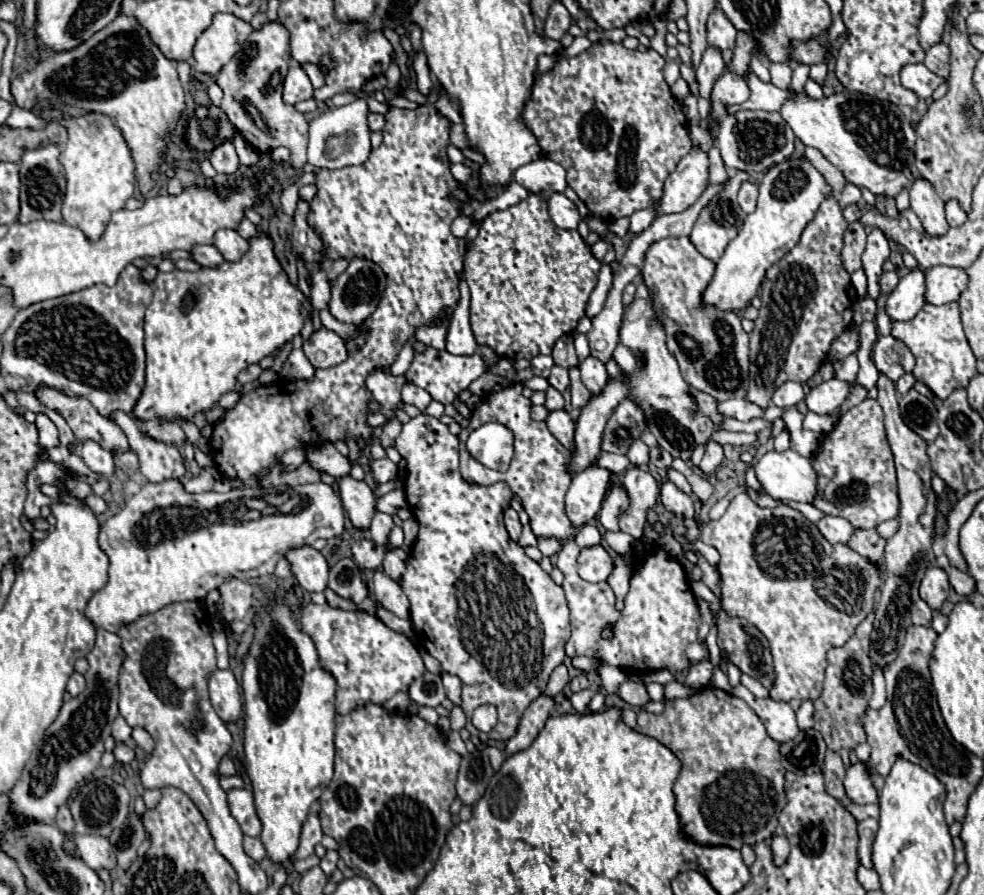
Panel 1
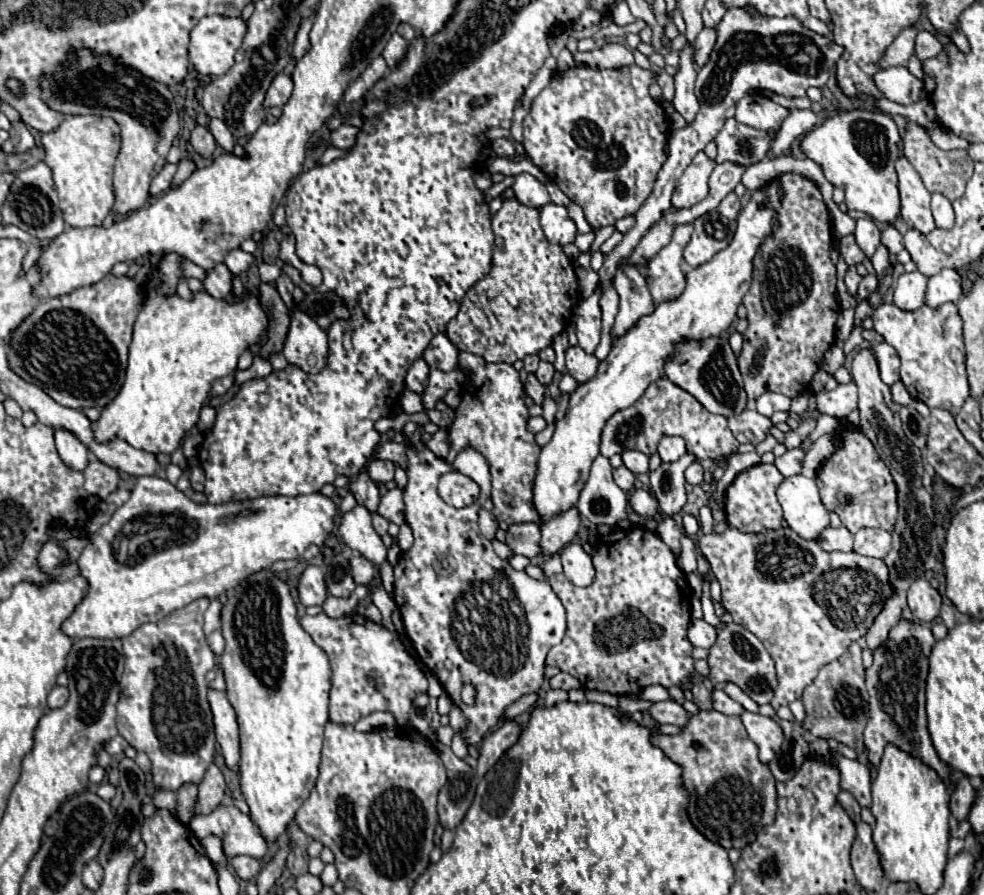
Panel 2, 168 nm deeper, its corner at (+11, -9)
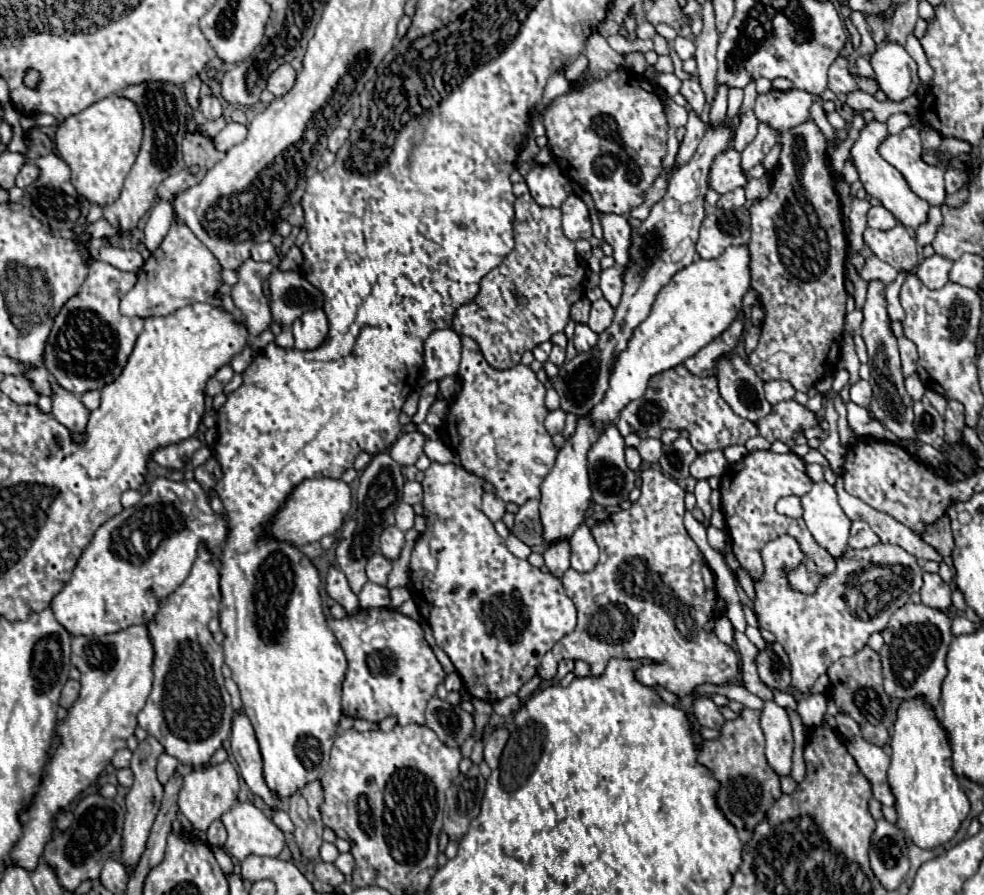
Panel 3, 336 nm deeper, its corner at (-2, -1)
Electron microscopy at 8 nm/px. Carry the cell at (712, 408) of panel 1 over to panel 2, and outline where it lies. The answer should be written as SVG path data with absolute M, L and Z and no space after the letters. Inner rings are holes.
M662 377L656 383L652 383L634 405L618 411L606 421L606 427L602 431L600 455L610 459L614 453L622 453L626 449L638 449L646 455L652 455L656 453L656 445L662 435L684 437L688 451L694 453L698 461L728 457L740 445L730 433L726 417L706 411L690 393Z

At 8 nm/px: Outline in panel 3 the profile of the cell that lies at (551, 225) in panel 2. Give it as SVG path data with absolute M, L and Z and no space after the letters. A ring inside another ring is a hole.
M569 195L561 205L561 211L563 211L563 231L571 241L593 237L589 209L577 195Z

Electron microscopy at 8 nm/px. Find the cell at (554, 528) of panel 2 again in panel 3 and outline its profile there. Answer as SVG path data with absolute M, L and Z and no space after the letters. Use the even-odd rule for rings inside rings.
M557 541L547 545L545 553L545 567L553 577L563 577L563 573L569 569L569 543L567 541Z

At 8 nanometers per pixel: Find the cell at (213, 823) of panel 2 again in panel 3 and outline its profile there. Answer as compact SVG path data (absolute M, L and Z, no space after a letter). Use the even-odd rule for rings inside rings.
M251 801L235 803L221 821L229 833L225 851L237 861L243 861L251 853L277 857L285 847L281 829Z

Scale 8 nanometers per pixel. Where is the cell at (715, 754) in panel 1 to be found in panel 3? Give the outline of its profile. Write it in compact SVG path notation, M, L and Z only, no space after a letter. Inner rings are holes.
M743 709L741 717L735 721L727 721L721 727L721 737L713 741L705 741L699 745L697 761L709 767L715 779L721 783L717 791L717 803L723 815L737 827L753 831L759 821L763 821L767 809L773 805L775 799L781 797L779 775L769 767L765 759L765 739L759 727L761 711Z

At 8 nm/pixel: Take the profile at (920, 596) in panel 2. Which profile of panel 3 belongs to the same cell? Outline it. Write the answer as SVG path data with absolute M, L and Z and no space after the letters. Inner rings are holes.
M923 573L921 603L941 611L947 611L947 607L951 605L951 589L937 573Z

